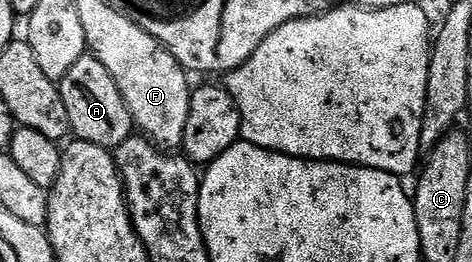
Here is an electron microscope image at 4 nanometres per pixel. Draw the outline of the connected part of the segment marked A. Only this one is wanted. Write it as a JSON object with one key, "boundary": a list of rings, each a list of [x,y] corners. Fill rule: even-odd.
{"boundary":[[[83,55],[81,61],[77,61],[77,65],[69,69],[69,73],[65,73],[58,89],[65,101],[68,128],[78,138],[93,145],[114,149],[132,135],[131,114],[121,97],[121,89],[117,89],[117,81],[109,73],[109,69],[105,69],[105,65],[95,59],[94,55]]]}

